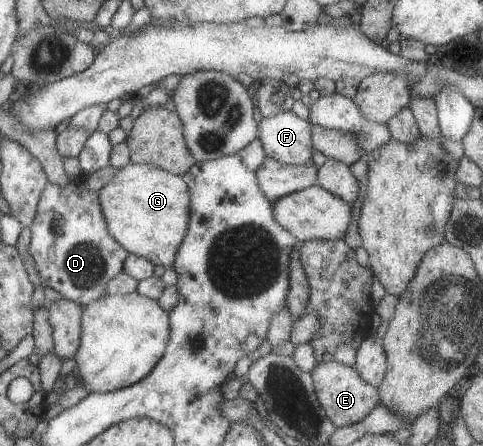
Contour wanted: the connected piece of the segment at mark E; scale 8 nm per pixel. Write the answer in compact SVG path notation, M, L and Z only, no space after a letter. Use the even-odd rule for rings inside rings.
M335 361L317 363L310 375L317 401L325 411L326 417L336 428L359 422L379 403L379 393L376 387L368 385L354 367Z

